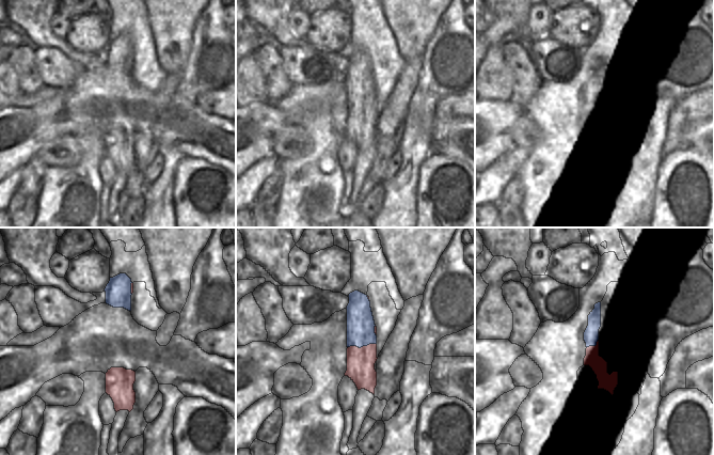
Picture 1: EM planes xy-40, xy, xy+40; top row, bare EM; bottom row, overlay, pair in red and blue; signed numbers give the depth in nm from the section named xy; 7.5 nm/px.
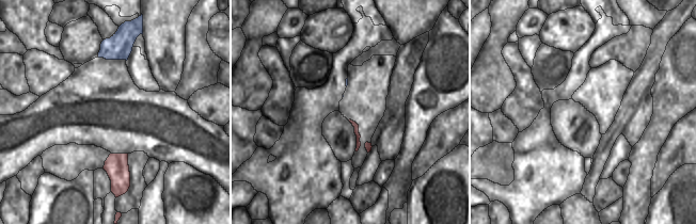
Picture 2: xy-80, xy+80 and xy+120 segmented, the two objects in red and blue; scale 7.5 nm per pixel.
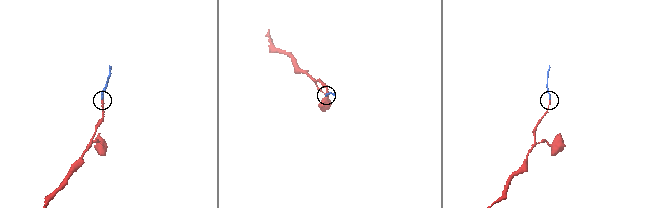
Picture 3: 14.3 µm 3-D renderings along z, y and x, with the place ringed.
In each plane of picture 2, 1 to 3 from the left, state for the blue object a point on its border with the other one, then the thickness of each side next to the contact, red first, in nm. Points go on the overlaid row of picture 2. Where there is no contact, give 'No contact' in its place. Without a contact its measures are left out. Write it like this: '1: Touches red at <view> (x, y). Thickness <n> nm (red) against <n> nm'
1: No contact
2: No contact
3: No contact.

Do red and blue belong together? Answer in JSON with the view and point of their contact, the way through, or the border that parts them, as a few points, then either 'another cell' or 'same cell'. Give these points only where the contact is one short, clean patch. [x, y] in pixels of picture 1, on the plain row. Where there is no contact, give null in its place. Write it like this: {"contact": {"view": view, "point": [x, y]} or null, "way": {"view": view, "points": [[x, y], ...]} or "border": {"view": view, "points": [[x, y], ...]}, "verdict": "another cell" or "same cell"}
{"contact": {"view": "xy", "point": [363, 107]}, "verdict": "same cell"}

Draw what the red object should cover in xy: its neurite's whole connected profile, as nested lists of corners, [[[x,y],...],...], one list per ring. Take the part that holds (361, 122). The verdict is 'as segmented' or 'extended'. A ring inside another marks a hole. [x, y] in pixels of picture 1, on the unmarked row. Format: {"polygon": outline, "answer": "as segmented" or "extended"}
{"polygon": [[[359,51],[349,54],[347,66],[347,131],[348,137],[356,146],[358,151],[365,150],[375,155],[377,146],[377,88],[375,85],[369,58]]], "answer": "extended"}

